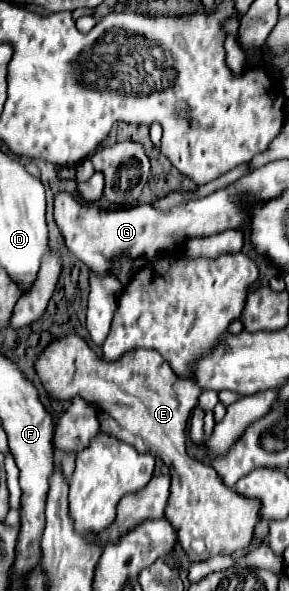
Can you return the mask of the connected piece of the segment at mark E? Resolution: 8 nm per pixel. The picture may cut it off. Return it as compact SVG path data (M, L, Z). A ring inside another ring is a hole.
M75 334L51 342L39 356L35 370L53 398L63 400L63 394L81 394L85 400L99 404L103 432L113 434L141 452L159 456L171 468L171 494L165 518L177 528L179 544L191 562L201 562L211 556L231 556L251 546L253 530L257 522L261 522L261 504L257 498L237 494L237 490L221 482L221 476L209 464L187 456L188 419L203 392L193 380L177 378L155 350L137 348L123 354L117 362L105 362ZM195 538L207 544L203 556L191 550L191 540Z

